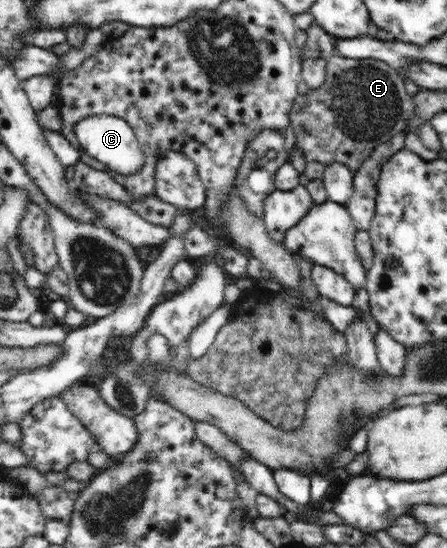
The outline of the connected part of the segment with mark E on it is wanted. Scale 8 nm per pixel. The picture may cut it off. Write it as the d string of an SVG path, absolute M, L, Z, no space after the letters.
M334 55L327 59L326 77L323 86L307 95L299 95L290 109L290 119L296 135L295 147L303 148L306 162L319 161L326 166L337 162L347 166L354 172L375 151L379 145L387 143L397 133L409 129L409 119L415 111L414 97L407 94L404 79L378 59L349 59Z

